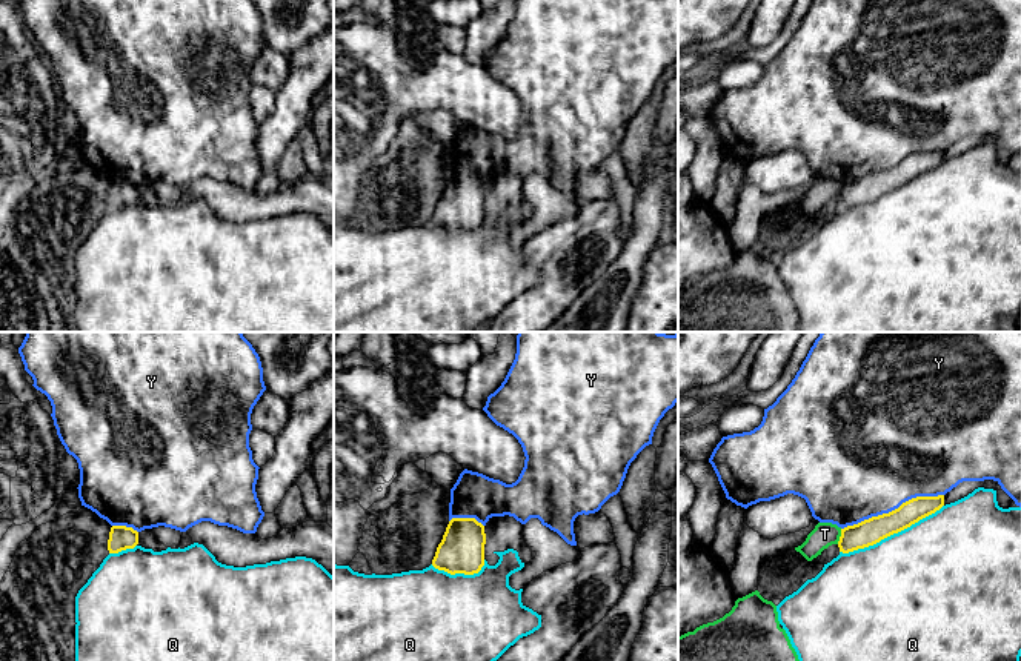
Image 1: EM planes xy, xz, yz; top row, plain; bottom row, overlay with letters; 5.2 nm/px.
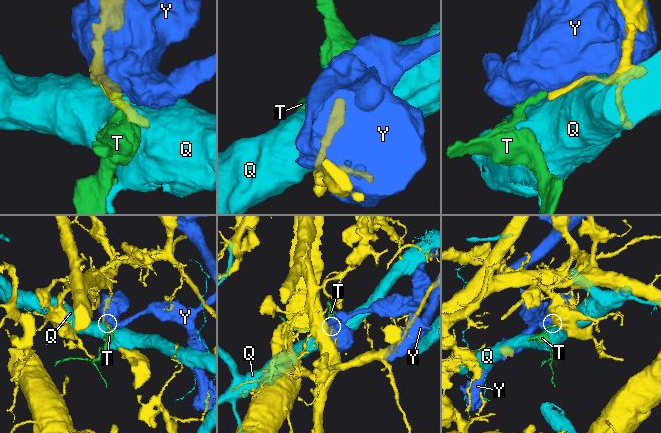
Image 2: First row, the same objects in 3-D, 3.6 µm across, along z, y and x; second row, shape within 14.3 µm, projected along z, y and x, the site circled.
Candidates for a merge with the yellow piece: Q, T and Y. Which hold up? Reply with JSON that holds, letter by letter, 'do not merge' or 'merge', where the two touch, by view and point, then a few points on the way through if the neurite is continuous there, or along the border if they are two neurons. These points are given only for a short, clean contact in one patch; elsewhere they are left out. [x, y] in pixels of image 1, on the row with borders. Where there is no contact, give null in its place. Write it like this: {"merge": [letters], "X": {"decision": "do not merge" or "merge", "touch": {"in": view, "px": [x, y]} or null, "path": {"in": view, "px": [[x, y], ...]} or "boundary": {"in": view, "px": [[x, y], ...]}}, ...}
{"merge": [], "Q": {"decision": "do not merge", "touch": {"in": "yz", "px": [891, 534]}}, "T": {"decision": "do not merge", "touch": {"in": "yz", "px": [840, 537]}, "boundary": {"in": "yz", "px": [[841, 529], [837, 543]]}}, "Y": {"decision": "do not merge", "touch": {"in": "yz", "px": [892, 511]}}}

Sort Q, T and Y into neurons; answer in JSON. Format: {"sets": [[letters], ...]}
{"sets": [["Q"], ["T"], ["Y"]]}

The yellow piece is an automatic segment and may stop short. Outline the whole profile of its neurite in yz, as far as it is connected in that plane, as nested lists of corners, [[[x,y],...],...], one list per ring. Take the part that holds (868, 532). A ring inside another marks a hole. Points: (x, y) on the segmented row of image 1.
[[[944,495],[916,497],[903,503],[898,509],[872,517],[858,524],[841,529],[840,552],[849,553],[880,543],[898,533],[920,520],[935,513],[944,506]]]

